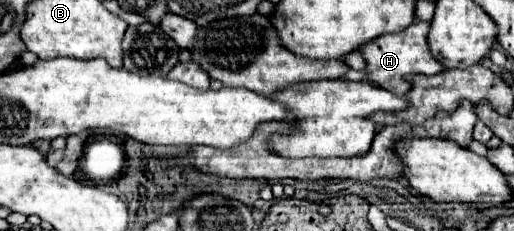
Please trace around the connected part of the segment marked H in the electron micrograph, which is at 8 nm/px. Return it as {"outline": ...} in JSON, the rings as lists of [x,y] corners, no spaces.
{"outline":[[[414,20],[408,28],[394,32],[394,34],[384,34],[380,38],[374,38],[362,46],[364,60],[368,62],[366,72],[368,80],[376,86],[382,86],[386,90],[392,90],[398,96],[406,96],[410,92],[410,82],[406,76],[410,74],[438,74],[444,70],[442,62],[436,60],[430,52],[428,46],[428,32],[430,32],[430,22],[424,20]]]}

